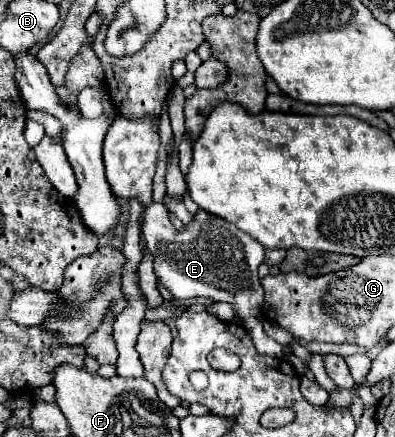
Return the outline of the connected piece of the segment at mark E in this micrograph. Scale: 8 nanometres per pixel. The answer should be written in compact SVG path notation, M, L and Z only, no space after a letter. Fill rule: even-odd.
M153 202L145 207L143 233L147 235L147 249L153 255L153 271L157 281L177 299L207 297L211 301L227 301L235 307L243 319L257 351L269 357L281 357L283 345L265 335L259 319L263 303L263 287L259 283L257 267L265 259L265 247L251 235L243 233L235 225L207 211L197 211L195 219L182 231L176 231L169 212L161 203Z

